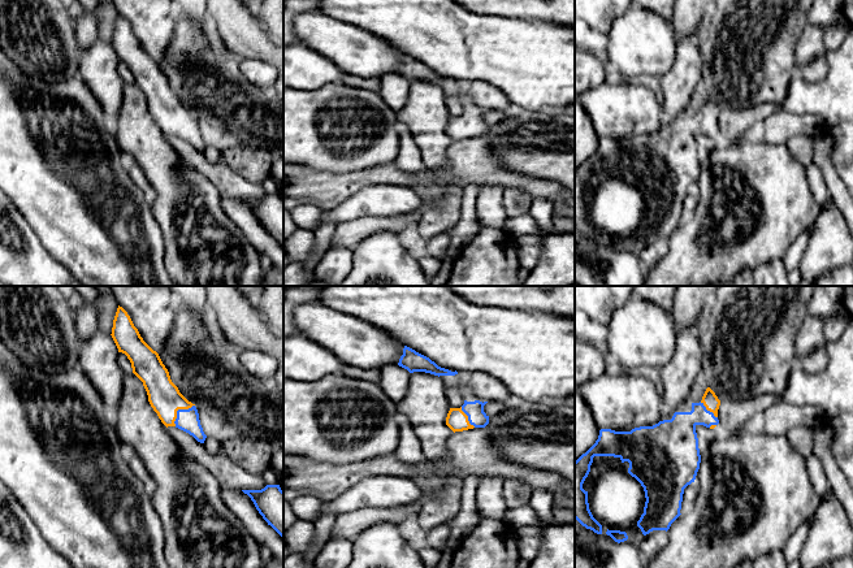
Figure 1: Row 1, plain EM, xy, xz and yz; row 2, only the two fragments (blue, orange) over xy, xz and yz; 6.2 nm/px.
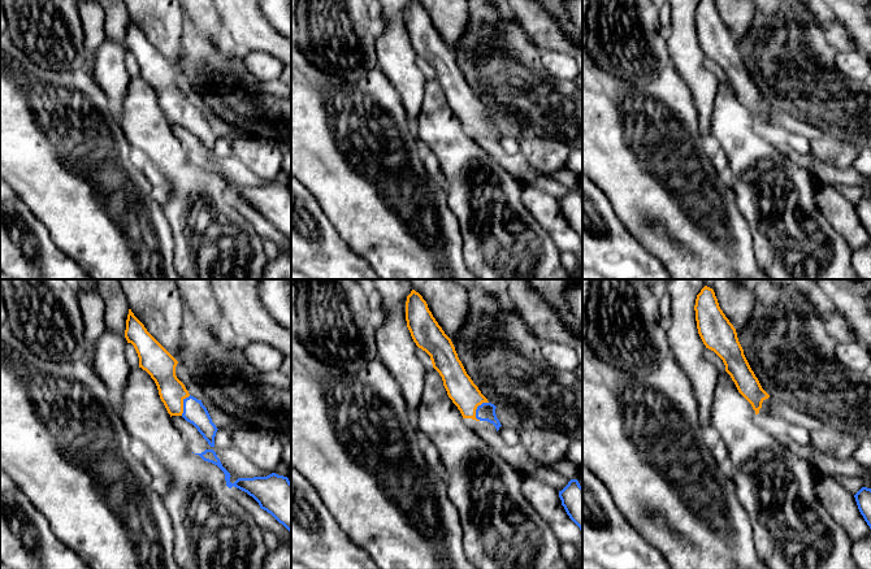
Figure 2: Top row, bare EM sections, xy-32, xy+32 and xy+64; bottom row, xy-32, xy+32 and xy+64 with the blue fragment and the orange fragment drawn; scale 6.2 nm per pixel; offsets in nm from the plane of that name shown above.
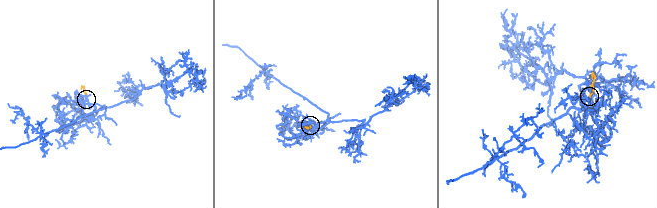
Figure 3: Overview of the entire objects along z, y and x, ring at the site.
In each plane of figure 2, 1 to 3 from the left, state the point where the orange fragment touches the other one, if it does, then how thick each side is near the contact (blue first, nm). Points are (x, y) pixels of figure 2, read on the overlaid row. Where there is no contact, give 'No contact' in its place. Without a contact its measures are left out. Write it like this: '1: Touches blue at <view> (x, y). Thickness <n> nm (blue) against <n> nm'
1: Touches blue at xy-32 (183, 404). Thickness 140 nm (blue) against 170 nm
2: Touches blue at xy+32 (477, 408). Thickness 110 nm (blue) against 180 nm
3: No contact

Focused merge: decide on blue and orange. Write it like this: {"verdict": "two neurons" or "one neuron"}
{"verdict": "one neuron"}

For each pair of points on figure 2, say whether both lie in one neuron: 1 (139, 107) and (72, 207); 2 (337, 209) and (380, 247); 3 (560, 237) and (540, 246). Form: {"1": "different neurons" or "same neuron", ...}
{"1": "different neurons", "2": "same neuron", "3": "different neurons"}

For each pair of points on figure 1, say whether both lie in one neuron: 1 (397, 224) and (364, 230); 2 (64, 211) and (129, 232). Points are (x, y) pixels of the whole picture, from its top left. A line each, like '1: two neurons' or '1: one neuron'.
1: one neuron
2: one neuron

